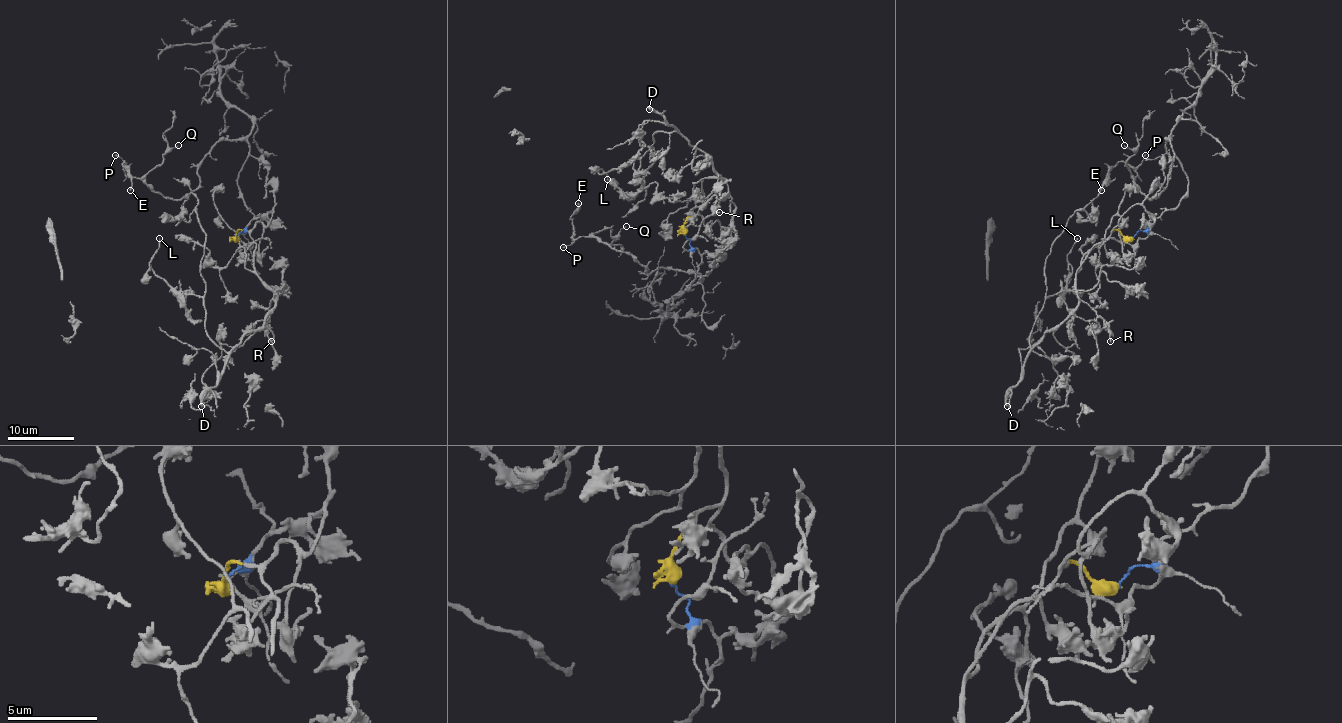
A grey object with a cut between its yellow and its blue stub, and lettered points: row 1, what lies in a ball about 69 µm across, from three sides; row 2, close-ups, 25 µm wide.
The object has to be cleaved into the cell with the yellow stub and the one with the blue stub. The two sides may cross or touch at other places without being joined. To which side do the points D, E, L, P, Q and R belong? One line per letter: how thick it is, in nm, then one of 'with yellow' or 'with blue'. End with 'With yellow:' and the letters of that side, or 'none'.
D: calibre 280 nm; with yellow
E: calibre 160 nm; with blue
L: calibre 130 nm; with yellow
P: calibre 130 nm; with blue
Q: calibre 90 nm; with blue
R: calibre 200 nm; with yellow
With yellow: D, L, R

